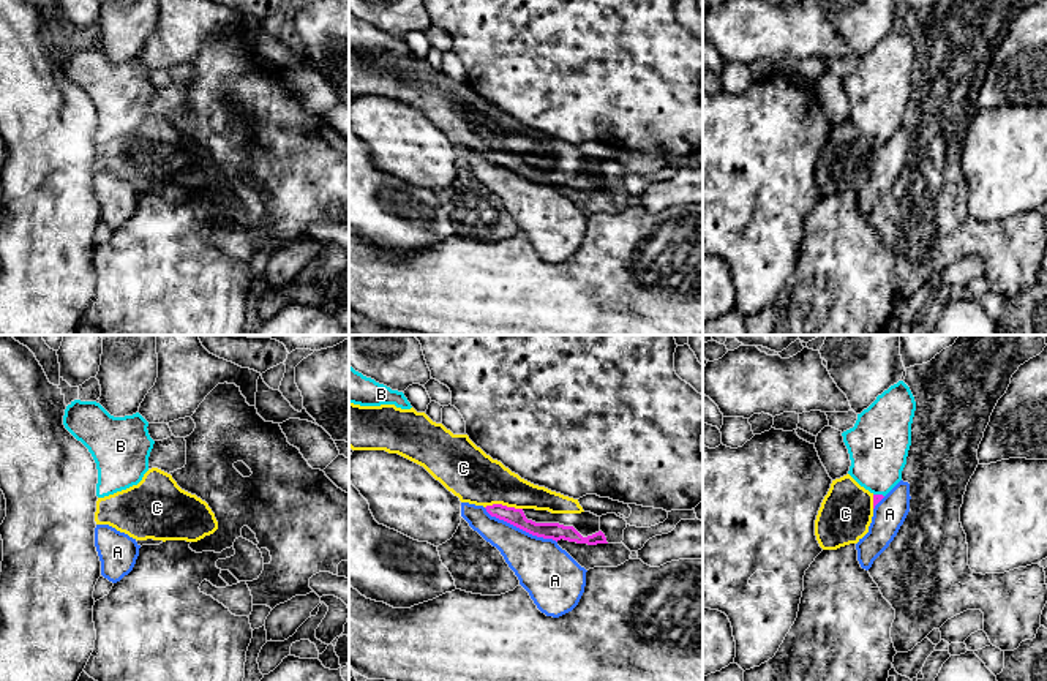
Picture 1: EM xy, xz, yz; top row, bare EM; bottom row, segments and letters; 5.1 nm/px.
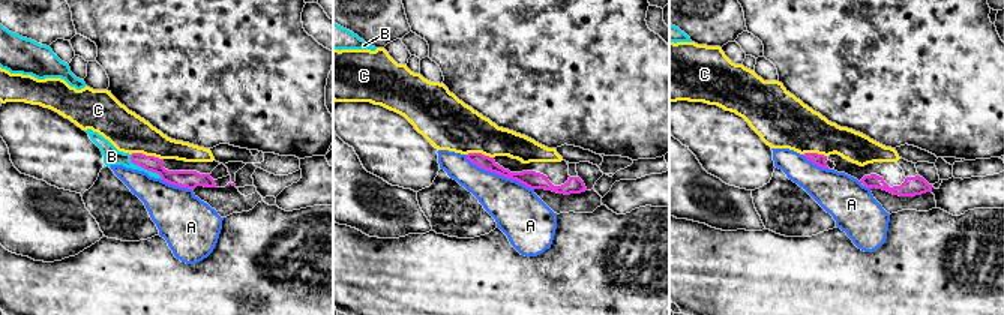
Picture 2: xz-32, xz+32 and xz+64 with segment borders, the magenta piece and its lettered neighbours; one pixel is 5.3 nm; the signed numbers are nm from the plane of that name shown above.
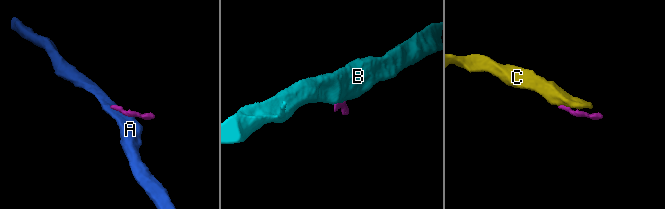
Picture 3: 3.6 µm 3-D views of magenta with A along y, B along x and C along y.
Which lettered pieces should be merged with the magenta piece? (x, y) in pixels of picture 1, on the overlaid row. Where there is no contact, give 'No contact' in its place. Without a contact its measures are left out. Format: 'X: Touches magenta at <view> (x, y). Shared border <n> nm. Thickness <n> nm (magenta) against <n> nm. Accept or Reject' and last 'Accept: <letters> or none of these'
A: Touches magenta at xz (520, 528). Shared border 420 nm. Thickness 90 nm (magenta) against 280 nm. Reject
B: Touches magenta at yz (878, 495). Shared border 60 nm. Thickness 50 nm (magenta) against 300 nm. Reject
C: Touches magenta at xz (504, 506). Shared border 190 nm. Thickness 90 nm (magenta) against 260 nm. Accept
Accept: C

